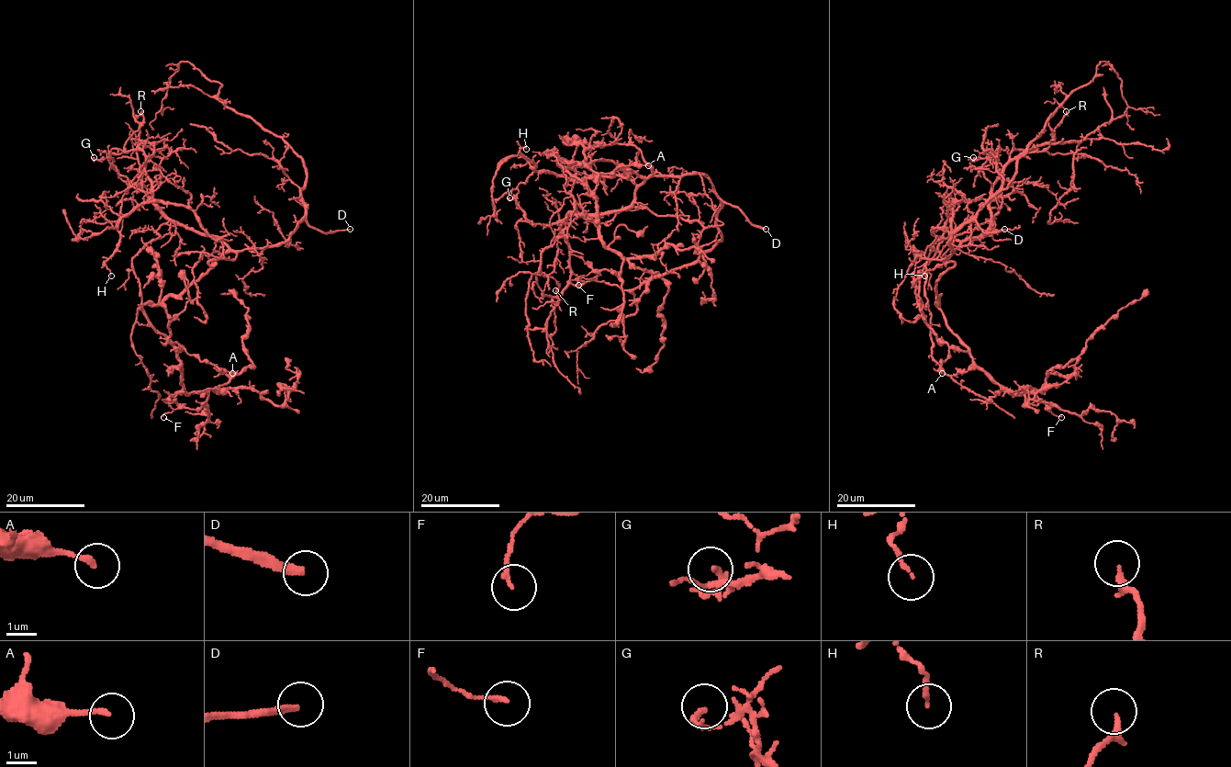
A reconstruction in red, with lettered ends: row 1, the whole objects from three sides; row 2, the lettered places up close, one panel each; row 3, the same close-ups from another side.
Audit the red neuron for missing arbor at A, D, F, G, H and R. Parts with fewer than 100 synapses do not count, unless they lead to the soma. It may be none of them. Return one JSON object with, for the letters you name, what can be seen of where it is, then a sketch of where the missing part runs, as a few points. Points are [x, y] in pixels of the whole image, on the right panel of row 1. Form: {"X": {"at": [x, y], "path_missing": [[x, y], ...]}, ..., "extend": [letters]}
{"D": {"at": [1004, 229], "path_missing": [[1004, 229], [1003, 225], [998, 236], [1000, 252], [1002, 251], [1001, 238], [1019, 221], [1021, 194], [1024, 192]]}, "extend": ["D"]}

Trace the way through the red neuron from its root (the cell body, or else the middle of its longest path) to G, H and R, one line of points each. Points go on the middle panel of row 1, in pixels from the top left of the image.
G: (638, 174), (643, 180), (630, 205), (600, 214), (568, 214), (547, 226), (530, 221), (509, 197)
H: (638, 174), (643, 180), (640, 185), (618, 175), (568, 180), (535, 170), (535, 164), (520, 150), (526, 149)
R: (638, 174), (643, 180), (630, 205), (569, 214), (563, 221), (541, 254), (539, 272), (555, 281), (555, 290)

